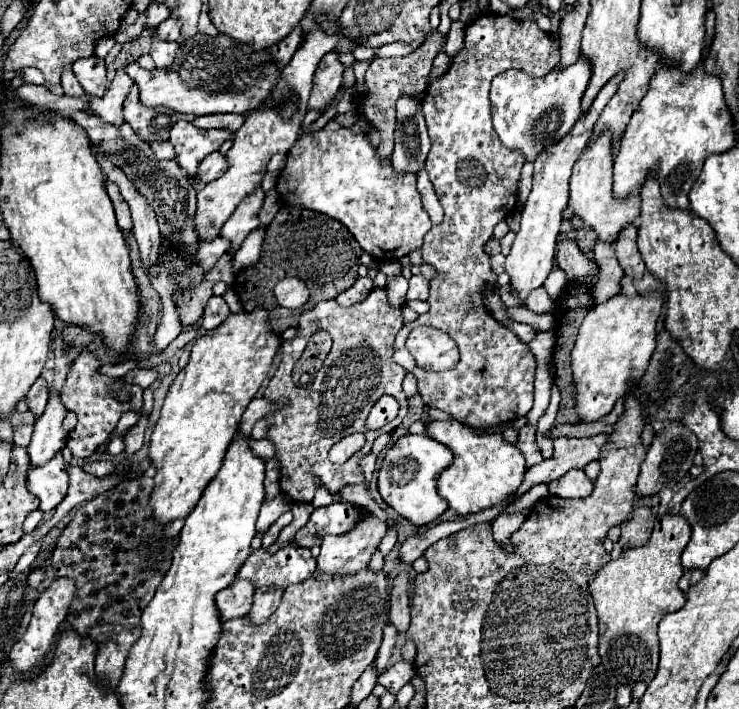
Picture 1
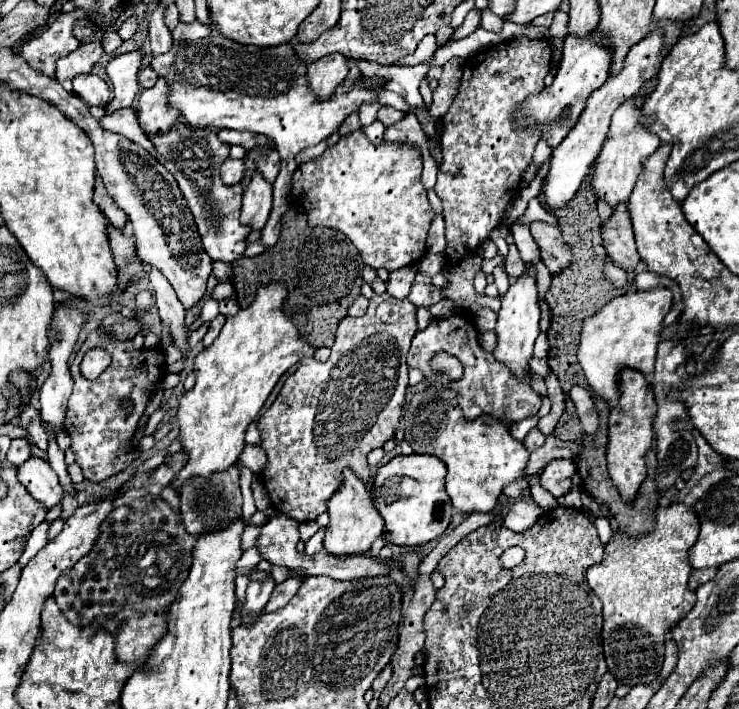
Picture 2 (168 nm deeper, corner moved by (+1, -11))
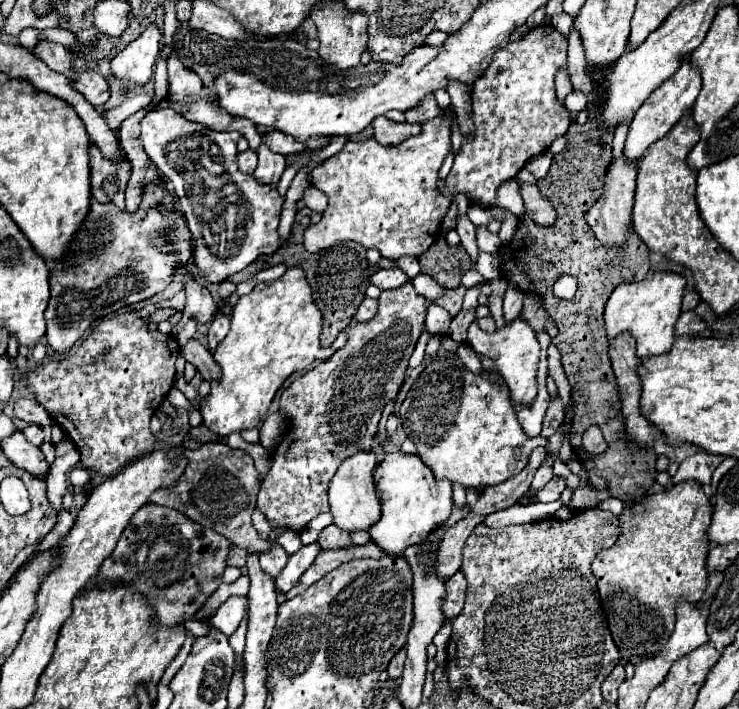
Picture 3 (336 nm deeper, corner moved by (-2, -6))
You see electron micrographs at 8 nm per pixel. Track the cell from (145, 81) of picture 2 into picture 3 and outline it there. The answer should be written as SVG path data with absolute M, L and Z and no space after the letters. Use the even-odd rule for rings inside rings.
M160 58L154 66L154 92L156 98L164 98L168 94L168 80L166 80L166 58Z

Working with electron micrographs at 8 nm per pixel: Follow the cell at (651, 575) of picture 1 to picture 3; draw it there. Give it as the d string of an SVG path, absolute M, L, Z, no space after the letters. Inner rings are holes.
M688 480L672 486L670 490L652 494L640 502L626 506L618 518L620 536L612 548L600 550L596 554L592 562L592 574L598 578L598 590L602 606L606 608L608 628L620 650L620 656L624 662L636 666L660 654L662 644L666 642L666 638L672 636L678 600L682 598L686 602L698 602L706 590L708 574L704 564L710 548L706 540L706 528L712 518L712 506L710 500L704 496L700 484Z

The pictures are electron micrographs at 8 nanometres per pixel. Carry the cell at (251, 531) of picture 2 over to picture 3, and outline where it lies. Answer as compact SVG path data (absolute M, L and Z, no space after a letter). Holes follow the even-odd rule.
M232 546L230 554L228 554L228 566L242 568L242 566L246 566L246 558L248 558L248 552L246 552L246 550Z

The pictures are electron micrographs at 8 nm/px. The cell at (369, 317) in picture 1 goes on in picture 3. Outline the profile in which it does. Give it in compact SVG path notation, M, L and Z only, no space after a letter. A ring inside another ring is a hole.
M410 282L402 284L400 288L382 290L378 298L376 316L368 322L348 324L348 328L344 330L348 336L346 346L336 350L328 360L308 370L304 376L284 388L280 396L280 414L288 422L288 430L274 450L272 466L266 478L262 480L256 504L270 522L300 532L314 516L318 516L320 512L328 512L328 484L336 474L338 466L348 456L372 448L382 410L390 400L398 396L406 380L408 360L414 352L420 334L424 332L424 316L426 298L420 298L420 294L414 292Z

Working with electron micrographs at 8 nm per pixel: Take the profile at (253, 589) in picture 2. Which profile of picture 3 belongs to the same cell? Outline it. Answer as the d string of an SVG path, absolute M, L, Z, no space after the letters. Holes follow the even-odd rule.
M274 542L272 552L260 556L260 566L262 566L264 574L268 574L272 580L276 580L276 578L280 576L282 568L286 566L286 562L288 562L288 554L286 554L284 548L282 548L280 544L276 544L276 542Z

